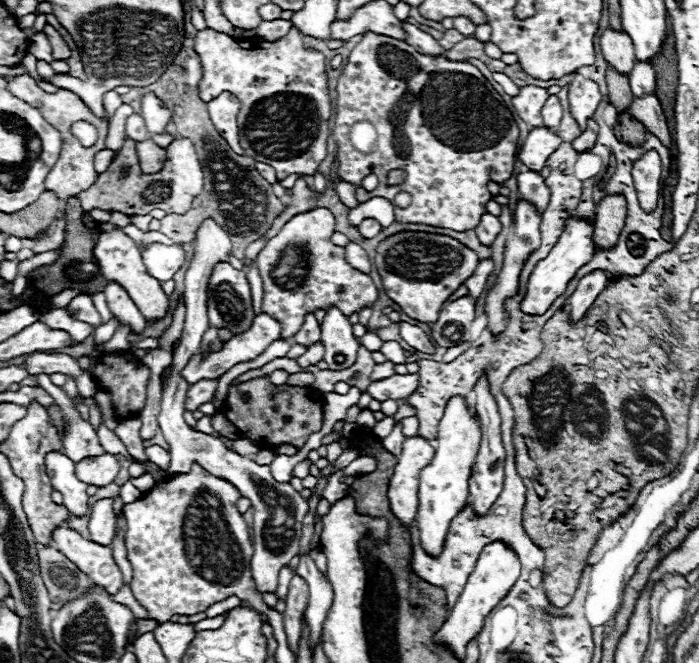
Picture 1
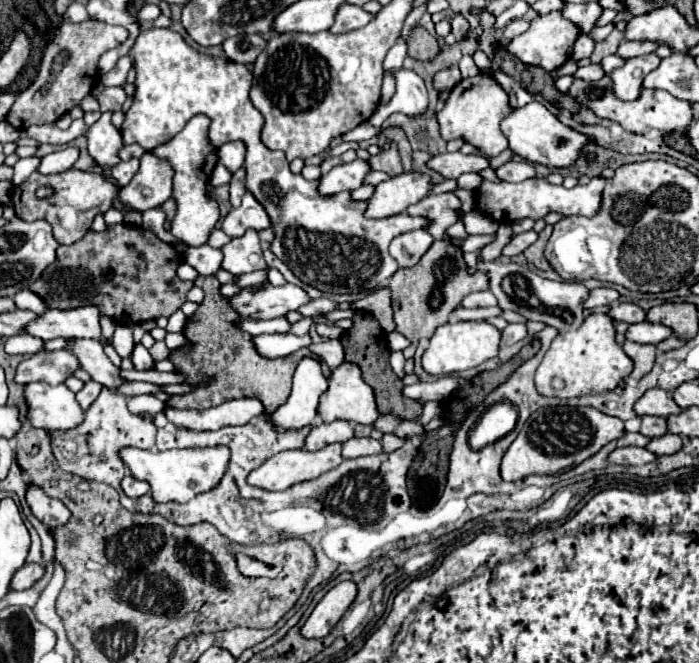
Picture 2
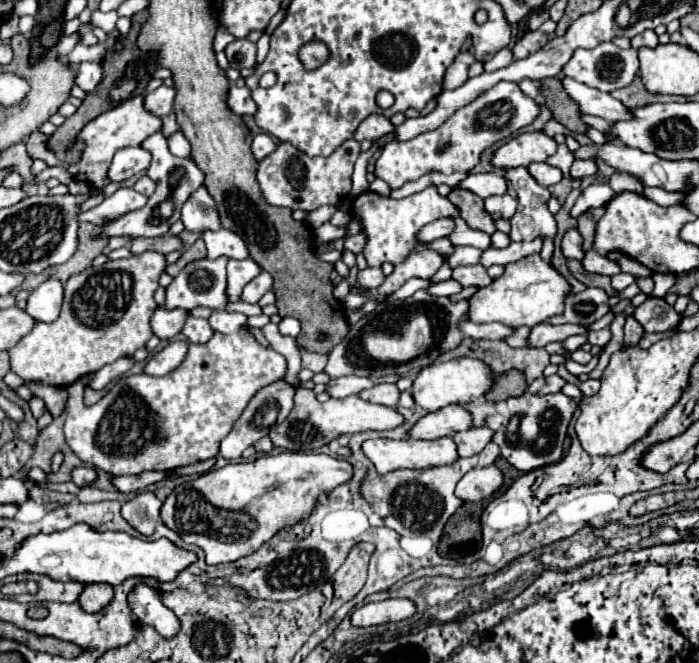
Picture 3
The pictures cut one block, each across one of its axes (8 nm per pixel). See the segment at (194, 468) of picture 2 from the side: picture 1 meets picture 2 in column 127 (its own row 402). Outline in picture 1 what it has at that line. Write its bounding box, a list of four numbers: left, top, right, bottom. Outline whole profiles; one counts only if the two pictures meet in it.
[416,396,480,556]

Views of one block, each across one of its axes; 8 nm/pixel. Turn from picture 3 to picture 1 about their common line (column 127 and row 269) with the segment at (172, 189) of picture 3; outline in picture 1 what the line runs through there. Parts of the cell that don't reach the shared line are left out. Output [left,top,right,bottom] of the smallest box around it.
[208,262,256,336]

